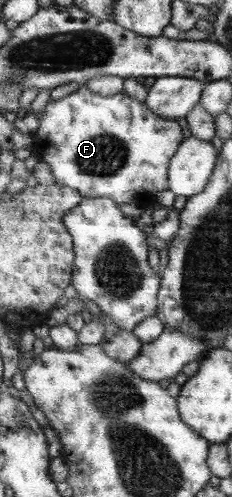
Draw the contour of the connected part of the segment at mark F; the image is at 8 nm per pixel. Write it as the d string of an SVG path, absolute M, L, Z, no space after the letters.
M87 84L81 85L75 92L66 97L55 101L50 100L38 116L38 124L39 127L34 133L35 139L37 139L37 145L39 145L36 150L41 155L41 161L46 162L50 167L56 184L75 188L84 198L111 198L118 204L136 203L146 209L153 207L153 205L157 203L157 195L159 195L161 191L167 191L167 189L170 189L170 166L175 154L178 153L183 141L185 141L185 133L183 133L182 125L179 124L177 120L167 119L162 116L155 115L155 113L151 111L145 102L142 101L142 103L140 103L140 101L131 99L131 97L125 93L113 96L98 95Z

